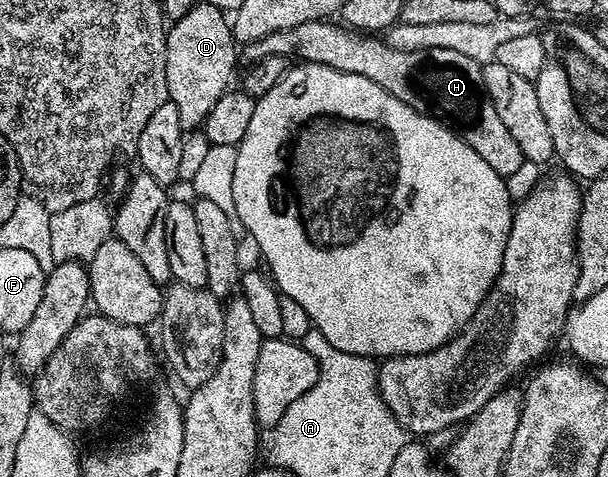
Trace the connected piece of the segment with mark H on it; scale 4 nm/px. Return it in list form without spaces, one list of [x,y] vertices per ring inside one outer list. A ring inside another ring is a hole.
[[[327,19],[307,21],[305,24],[295,25],[293,28],[270,33],[268,36],[262,37],[261,40],[246,44],[241,51],[242,58],[244,55],[247,58],[246,62],[253,64],[259,59],[274,55],[288,57],[300,55],[298,57],[300,60],[360,75],[377,85],[381,85],[381,89],[385,89],[393,97],[397,97],[397,101],[409,105],[417,113],[438,119],[457,138],[465,141],[465,145],[469,145],[469,149],[473,149],[473,153],[477,153],[477,157],[481,157],[481,161],[485,161],[485,165],[489,165],[489,169],[493,169],[493,173],[506,177],[516,173],[517,169],[521,167],[524,161],[521,148],[518,147],[517,141],[513,141],[509,129],[505,129],[505,124],[502,123],[501,116],[498,115],[493,101],[489,101],[489,93],[483,84],[481,65],[477,61],[473,61],[473,57],[465,57],[462,53],[456,53],[453,50],[402,51],[386,41],[378,43],[375,40],[378,38],[364,37],[360,32],[353,31],[346,25],[333,22],[335,21]]]

